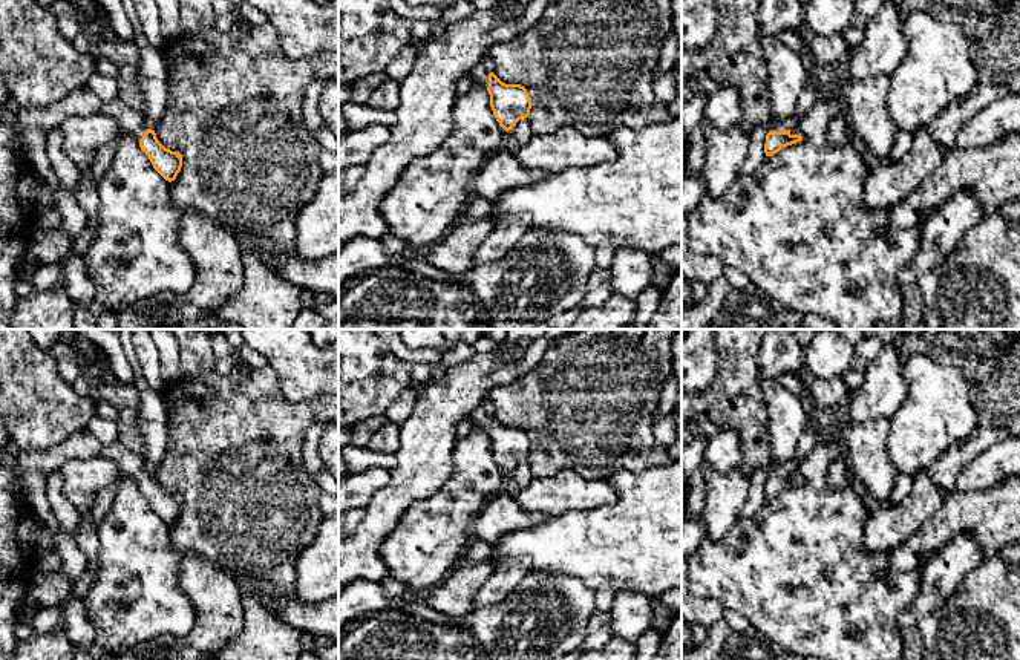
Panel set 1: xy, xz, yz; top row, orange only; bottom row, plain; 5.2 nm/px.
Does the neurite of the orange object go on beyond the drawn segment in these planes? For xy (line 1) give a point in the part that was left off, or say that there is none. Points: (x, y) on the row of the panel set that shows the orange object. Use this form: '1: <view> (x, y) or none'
1: xy (130, 120)

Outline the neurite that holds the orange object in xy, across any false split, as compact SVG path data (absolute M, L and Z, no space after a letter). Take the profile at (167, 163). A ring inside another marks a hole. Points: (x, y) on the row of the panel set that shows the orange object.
M123 101L103 103L103 115L113 118L124 133L139 139L141 150L149 156L153 168L168 182L175 181L182 167L182 156L165 149L156 138L155 130L145 126L141 109L130 107Z

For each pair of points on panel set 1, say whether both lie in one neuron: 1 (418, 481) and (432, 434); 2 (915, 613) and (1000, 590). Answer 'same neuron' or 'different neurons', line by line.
1: same neuron
2: different neurons

